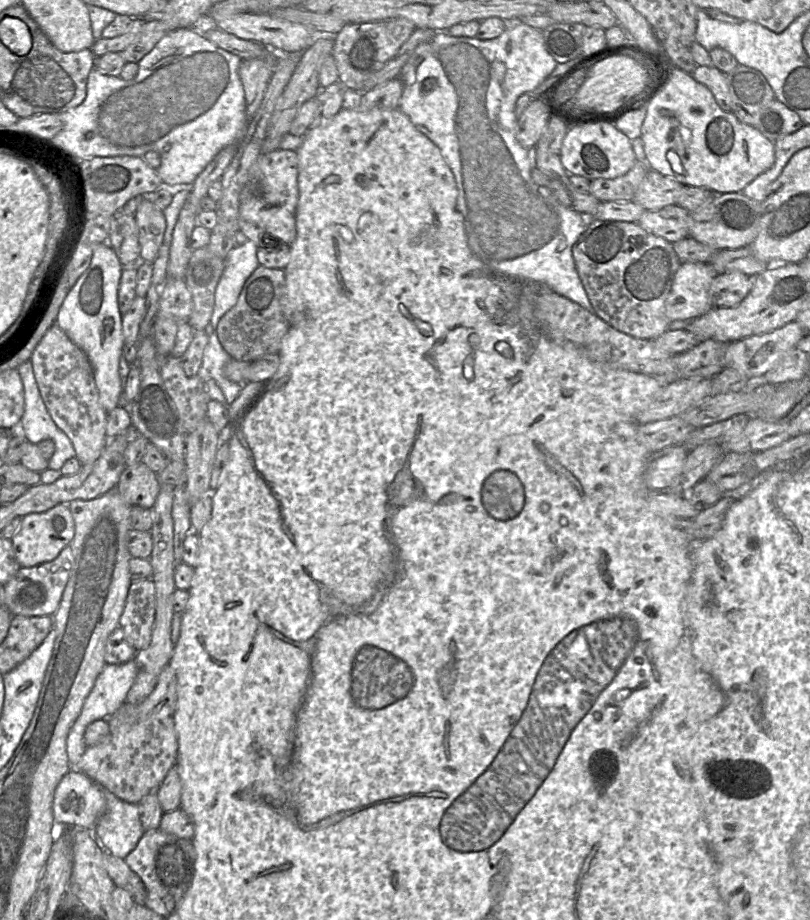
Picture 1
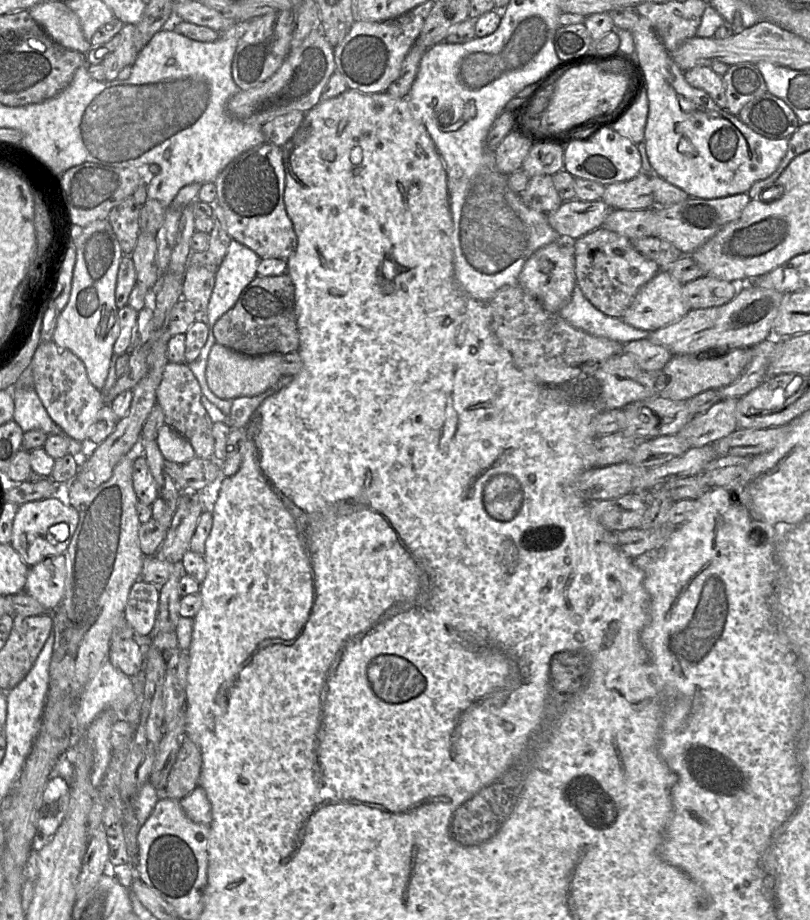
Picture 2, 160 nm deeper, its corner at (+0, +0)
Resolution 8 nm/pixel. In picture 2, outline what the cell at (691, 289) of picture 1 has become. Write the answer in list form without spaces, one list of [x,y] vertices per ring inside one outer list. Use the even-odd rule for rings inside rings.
[[[660,270],[639,290],[621,320],[649,332],[679,320],[690,311],[682,286],[670,273]]]

